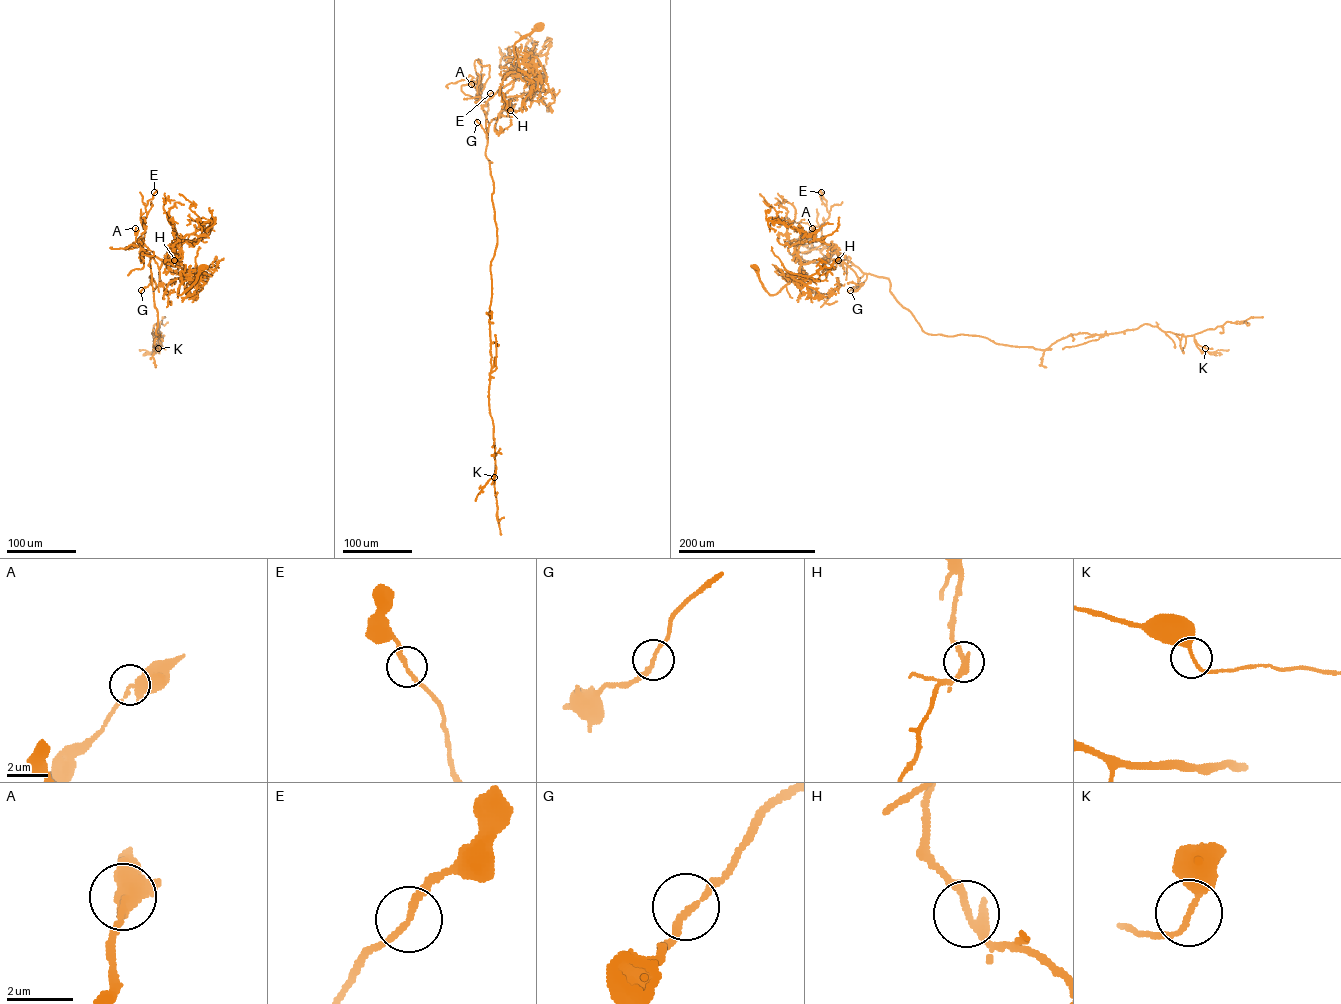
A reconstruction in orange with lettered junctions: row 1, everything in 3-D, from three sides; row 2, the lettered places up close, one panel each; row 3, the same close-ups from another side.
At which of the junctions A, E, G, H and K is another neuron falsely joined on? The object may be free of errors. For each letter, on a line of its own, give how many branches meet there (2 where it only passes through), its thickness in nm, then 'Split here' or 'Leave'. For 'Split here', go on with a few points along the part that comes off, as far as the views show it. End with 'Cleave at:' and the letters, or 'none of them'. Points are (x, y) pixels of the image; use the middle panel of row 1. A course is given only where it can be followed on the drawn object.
A: Branches: 2. Thickness 360 nm. Leave
E: Branches: 2. Thickness 200 nm. Leave
G: Branches: 2. Thickness 190 nm. Leave
H: Branches: 2. Thickness 280 nm. Leave
K: Branches: 2. Thickness 190 nm. Leave
Cleave at: none of them

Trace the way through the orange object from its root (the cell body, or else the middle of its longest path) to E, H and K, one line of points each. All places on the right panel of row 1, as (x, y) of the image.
E: (755, 267), (763, 288), (774, 294), (801, 265), (834, 253), (821, 238), (820, 226), (829, 216), (821, 192)
H: (755, 267), (763, 288), (774, 294), (799, 273), (801, 265), (824, 259), (832, 252), (838, 252), (838, 260)
K: (755, 267), (774, 294), (801, 265), (838, 252), (886, 278), (930, 334), (1045, 350), (1147, 324), (1205, 348)

